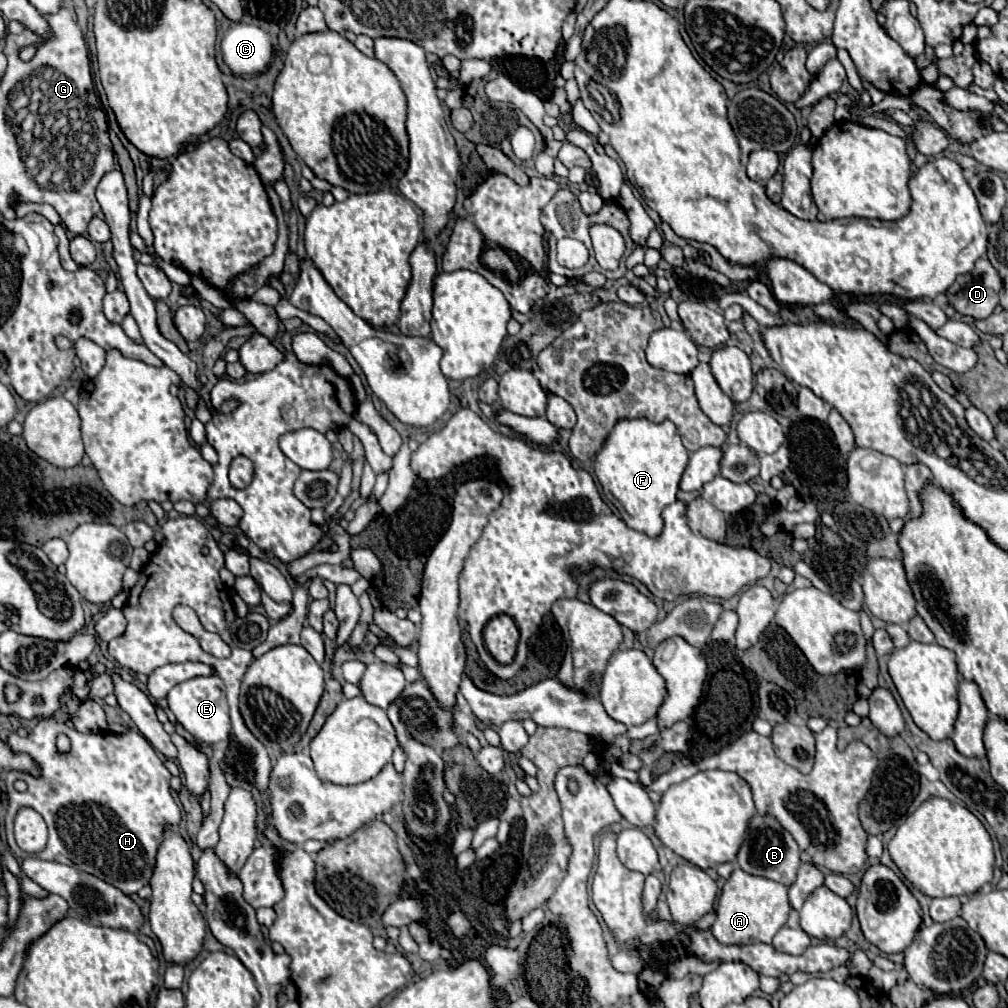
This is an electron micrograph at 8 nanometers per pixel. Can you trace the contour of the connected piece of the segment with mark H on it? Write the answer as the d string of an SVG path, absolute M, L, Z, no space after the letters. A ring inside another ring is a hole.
M41 719L29 737L21 739L17 733L11 733L7 743L13 753L29 755L41 771L41 777L27 771L7 771L5 785L9 807L5 829L11 853L19 859L27 857L27 853L17 847L13 822L17 809L29 805L43 815L49 827L49 841L39 853L41 859L91 873L121 889L125 895L135 895L145 887L155 867L163 825L179 823L181 819L181 811L169 785L171 773L163 767L149 741L137 731L125 735L107 731L79 733L55 719ZM59 733L65 733L71 739L69 755L57 755L55 737ZM17 779L27 783L25 793L19 793L13 787Z

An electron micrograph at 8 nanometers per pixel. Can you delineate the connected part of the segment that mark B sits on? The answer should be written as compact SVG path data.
M755 813L751 817L751 821L749 821L745 841L743 841L743 845L741 845L739 853L737 853L737 865L745 873L767 877L767 879L779 881L779 883L789 887L793 883L795 875L797 875L799 863L801 863L799 861L799 847L795 843L795 839L791 837L791 833L785 831L775 817Z

